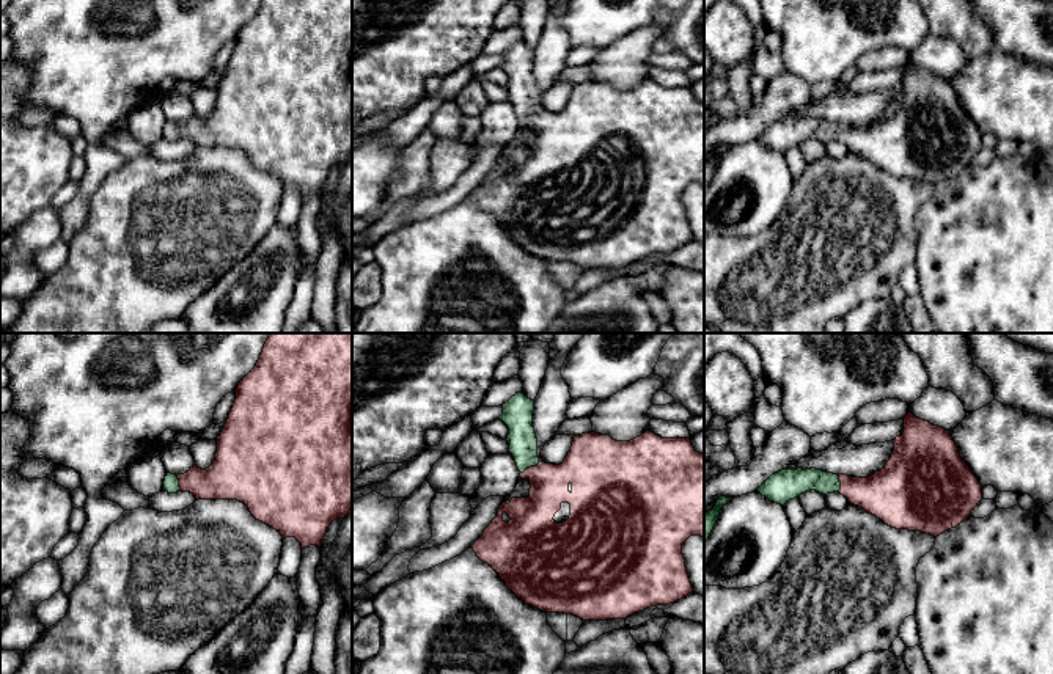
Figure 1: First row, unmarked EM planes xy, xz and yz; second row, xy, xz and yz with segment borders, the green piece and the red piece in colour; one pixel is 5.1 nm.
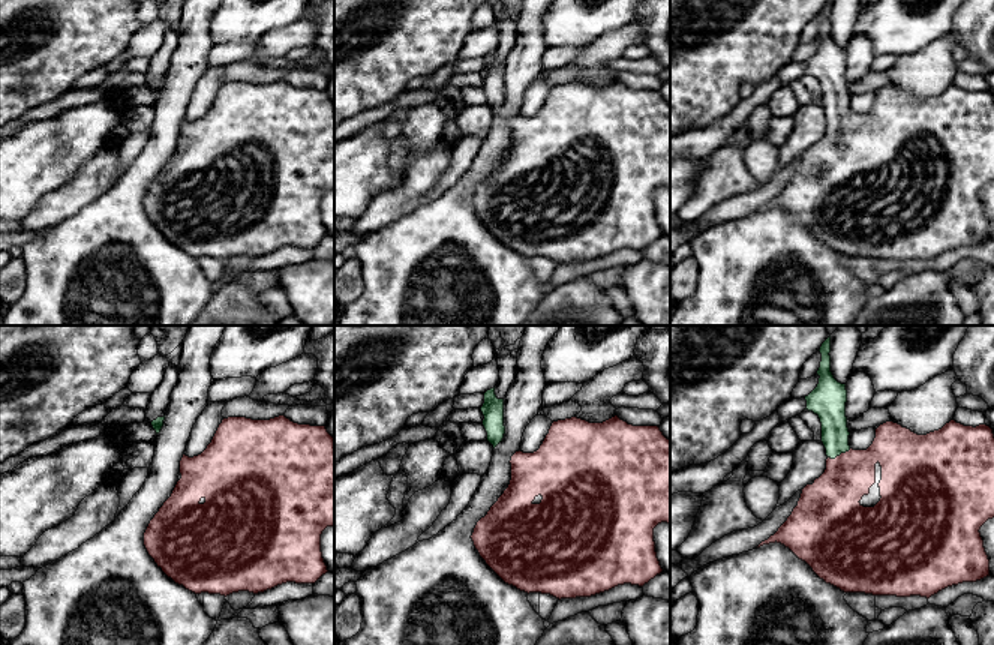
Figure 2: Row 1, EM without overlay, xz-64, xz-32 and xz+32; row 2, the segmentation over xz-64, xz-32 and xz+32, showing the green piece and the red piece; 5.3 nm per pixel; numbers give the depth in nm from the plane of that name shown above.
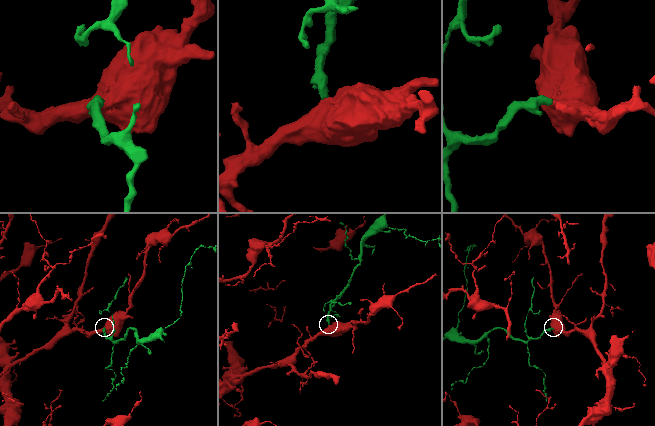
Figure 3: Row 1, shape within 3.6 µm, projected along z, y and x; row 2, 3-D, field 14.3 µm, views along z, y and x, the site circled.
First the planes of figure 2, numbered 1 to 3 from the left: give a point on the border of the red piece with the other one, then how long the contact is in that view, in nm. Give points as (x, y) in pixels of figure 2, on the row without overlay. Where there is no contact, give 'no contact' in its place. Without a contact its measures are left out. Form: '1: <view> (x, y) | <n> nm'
1: no contact
2: no contact
3: xz+32 (838, 119) | 140 nm

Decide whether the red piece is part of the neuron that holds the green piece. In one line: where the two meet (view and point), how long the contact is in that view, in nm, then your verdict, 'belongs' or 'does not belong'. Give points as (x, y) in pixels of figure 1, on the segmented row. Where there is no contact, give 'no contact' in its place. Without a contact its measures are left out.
meets green in xz at (530, 465); contact 120 nm long; belongs

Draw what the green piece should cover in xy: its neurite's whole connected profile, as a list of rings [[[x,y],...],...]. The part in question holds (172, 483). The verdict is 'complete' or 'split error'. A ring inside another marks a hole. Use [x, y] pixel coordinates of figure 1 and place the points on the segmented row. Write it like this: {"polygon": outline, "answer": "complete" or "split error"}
{"polygon": [[[269,333],[256,366],[240,380],[236,401],[226,424],[217,437],[214,463],[201,470],[193,465],[184,474],[167,473],[163,490],[168,493],[190,492],[196,500],[237,500],[244,503],[251,515],[277,529],[283,539],[295,537],[302,550],[321,545],[330,523],[344,518],[352,509],[352,333]]], "answer": "split error"}

